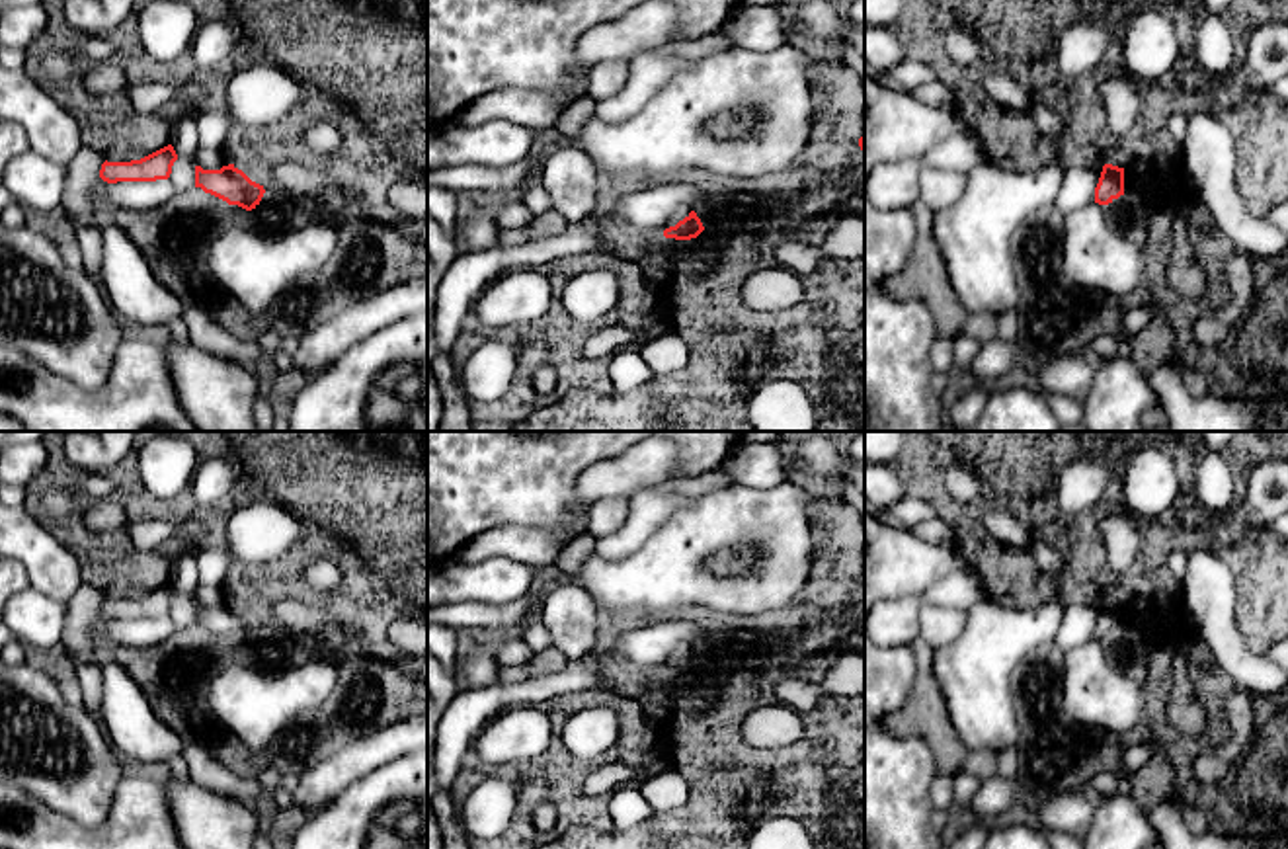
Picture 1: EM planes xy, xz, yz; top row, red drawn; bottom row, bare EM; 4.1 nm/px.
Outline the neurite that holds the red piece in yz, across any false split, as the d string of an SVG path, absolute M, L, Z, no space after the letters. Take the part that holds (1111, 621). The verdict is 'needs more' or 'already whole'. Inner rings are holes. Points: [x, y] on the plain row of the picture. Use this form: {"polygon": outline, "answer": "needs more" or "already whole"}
{"polygon": "M1105 601L1095 625L1095 640L1108 642L1124 632L1124 605Z", "answer": "already whole"}

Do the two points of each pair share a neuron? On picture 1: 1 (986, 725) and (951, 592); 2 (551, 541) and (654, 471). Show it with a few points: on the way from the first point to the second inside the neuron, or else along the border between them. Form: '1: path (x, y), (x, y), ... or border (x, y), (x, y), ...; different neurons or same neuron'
1: border (986, 598), (965, 611); different neurons
2: path (580, 522), (582, 504), (607, 479), (625, 475); same neuron

